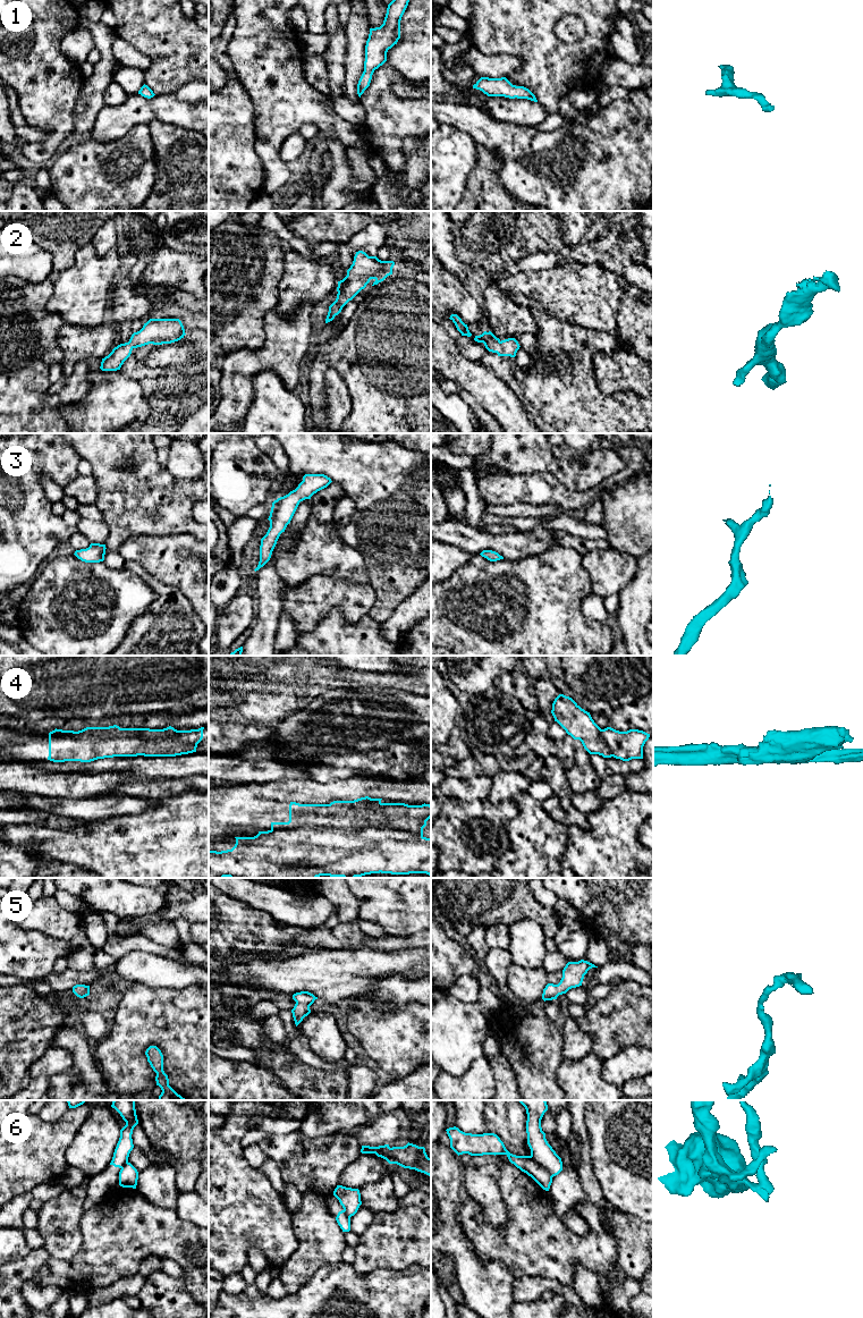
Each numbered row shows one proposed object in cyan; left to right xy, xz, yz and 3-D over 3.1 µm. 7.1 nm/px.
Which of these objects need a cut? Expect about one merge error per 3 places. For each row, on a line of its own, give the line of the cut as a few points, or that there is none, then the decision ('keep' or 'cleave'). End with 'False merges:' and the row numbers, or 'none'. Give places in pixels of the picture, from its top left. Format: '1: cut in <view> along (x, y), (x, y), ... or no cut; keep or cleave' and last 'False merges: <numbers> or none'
1: no cut; keep
2: no cut; keep
3: no cut; keep
4: cut in xz along (271, 829), (356, 830), (370, 827), (387, 827), (422, 837); cleave
5: no cut; keep
6: cut in yz along (530, 1156), (552, 1176); cleave
False merges: 4, 6

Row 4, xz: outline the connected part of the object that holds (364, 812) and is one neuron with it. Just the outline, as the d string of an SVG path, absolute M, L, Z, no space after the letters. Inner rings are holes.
M369 796L330 804L290 802L289 821L271 822L271 830L344 829L347 831L374 828L400 830L423 837L423 828L431 818L431 805L382 803Z

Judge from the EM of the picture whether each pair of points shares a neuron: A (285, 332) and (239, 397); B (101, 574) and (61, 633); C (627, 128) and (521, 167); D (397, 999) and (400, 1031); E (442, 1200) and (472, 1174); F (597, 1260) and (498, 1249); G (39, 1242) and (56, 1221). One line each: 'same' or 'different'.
A: same
B: same
C: same
D: different
E: different
F: same
G: different

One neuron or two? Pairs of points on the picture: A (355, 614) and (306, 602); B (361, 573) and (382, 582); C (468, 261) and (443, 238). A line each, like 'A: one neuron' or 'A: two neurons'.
A: one neuron
B: two neurons
C: one neuron

